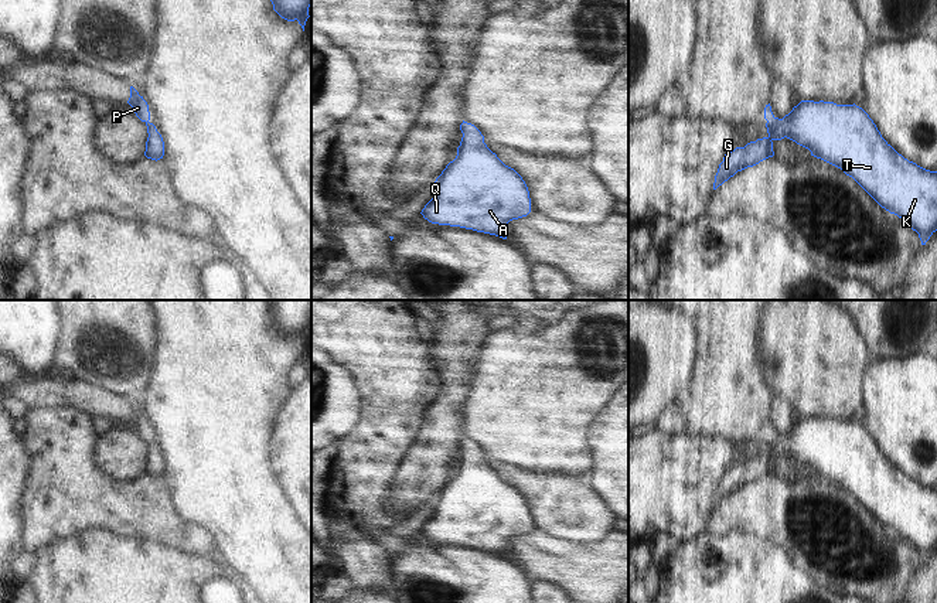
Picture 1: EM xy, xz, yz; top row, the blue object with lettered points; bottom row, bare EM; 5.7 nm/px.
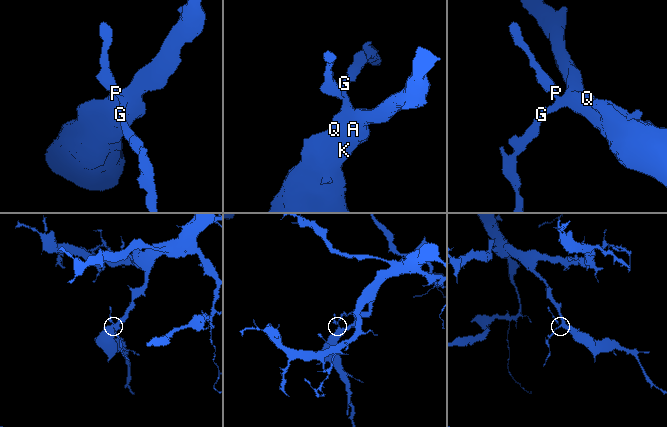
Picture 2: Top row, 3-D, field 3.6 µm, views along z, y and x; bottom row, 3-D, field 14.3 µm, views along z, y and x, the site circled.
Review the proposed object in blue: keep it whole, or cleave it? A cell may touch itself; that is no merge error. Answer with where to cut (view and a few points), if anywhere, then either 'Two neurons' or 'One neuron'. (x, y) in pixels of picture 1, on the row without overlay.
No split. One neuron.

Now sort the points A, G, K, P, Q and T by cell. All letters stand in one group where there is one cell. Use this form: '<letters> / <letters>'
A G K P Q T

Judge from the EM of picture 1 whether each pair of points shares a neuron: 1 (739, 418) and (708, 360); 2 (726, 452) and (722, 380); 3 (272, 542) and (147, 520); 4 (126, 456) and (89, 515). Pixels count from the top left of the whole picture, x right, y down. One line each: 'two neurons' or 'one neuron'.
1: one neuron
2: two neurons
3: two neurons
4: two neurons

